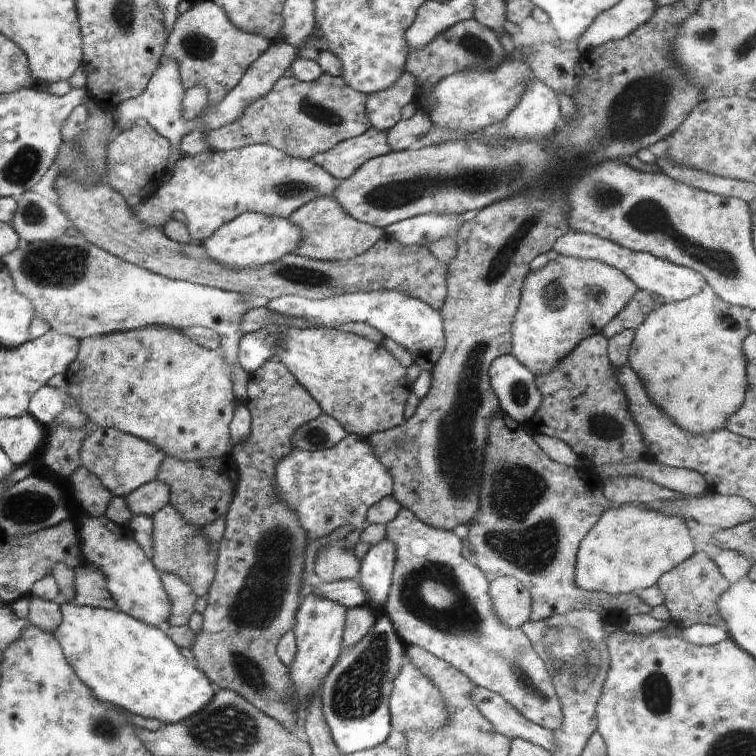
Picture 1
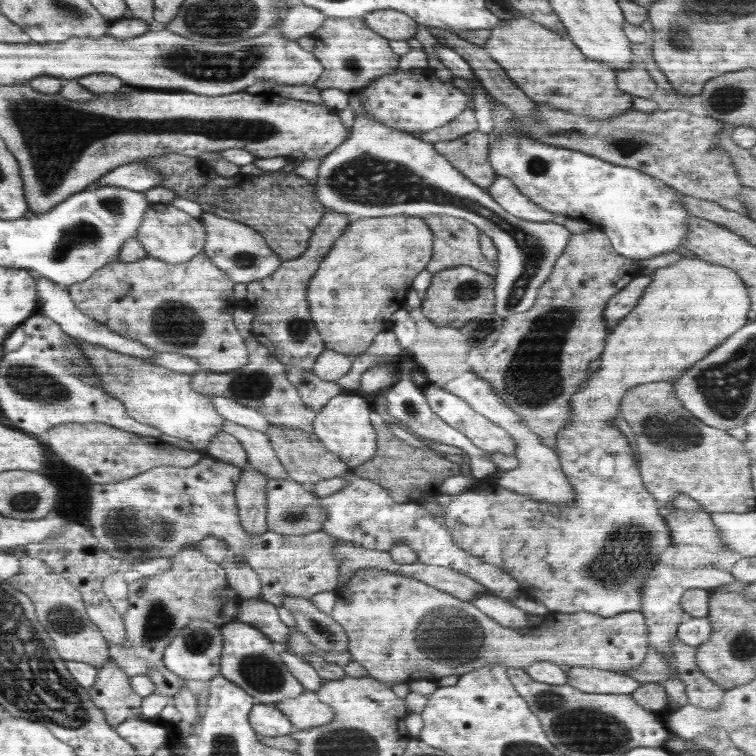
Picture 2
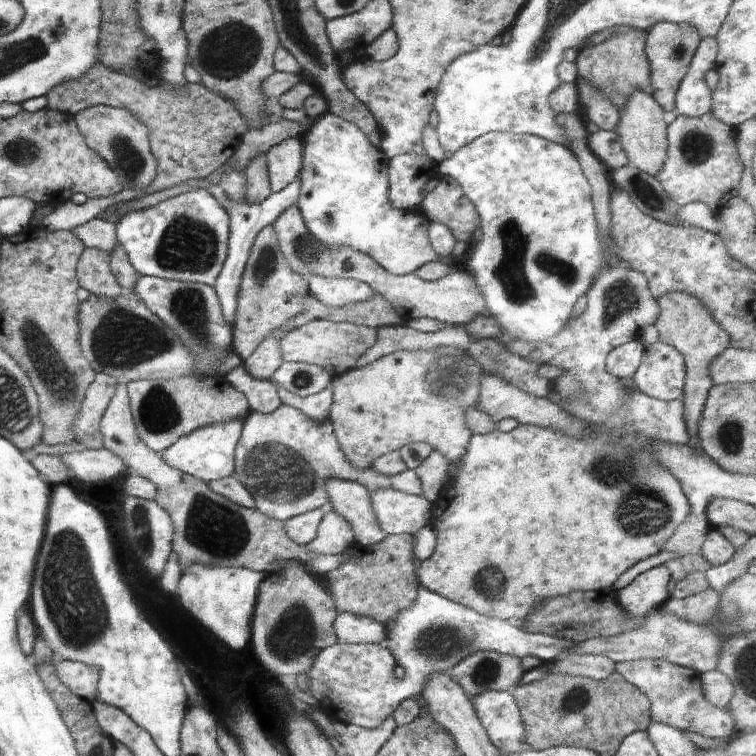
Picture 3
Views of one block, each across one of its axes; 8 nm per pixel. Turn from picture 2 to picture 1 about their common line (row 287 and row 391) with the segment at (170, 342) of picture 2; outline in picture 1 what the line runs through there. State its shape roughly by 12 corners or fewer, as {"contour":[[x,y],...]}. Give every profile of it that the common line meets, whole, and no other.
{"contour":[[158,325],[83,338],[94,425],[166,457],[232,453],[220,351]]}

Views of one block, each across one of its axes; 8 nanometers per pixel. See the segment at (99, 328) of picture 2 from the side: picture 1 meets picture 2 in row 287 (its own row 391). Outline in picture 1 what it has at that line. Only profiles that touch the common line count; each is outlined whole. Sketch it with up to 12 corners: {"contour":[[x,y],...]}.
{"contour":[[46,384],[27,413],[47,428],[64,410],[64,389]]}

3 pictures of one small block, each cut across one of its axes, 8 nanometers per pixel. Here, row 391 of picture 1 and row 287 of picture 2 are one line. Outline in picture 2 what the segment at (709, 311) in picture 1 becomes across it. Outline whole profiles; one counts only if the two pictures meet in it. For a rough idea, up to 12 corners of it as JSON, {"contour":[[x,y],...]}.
{"contour":[[728,267],[651,274],[556,436],[576,508],[438,495],[458,548],[549,614],[640,611],[672,545],[615,421],[740,330]]}

